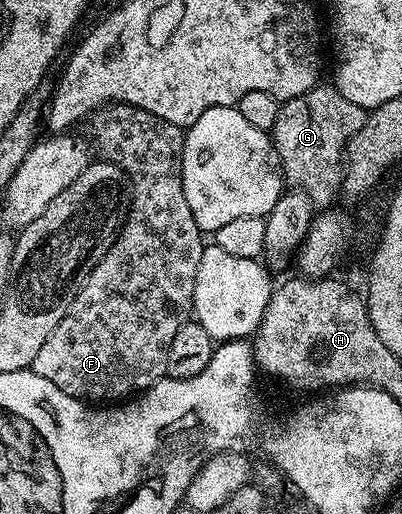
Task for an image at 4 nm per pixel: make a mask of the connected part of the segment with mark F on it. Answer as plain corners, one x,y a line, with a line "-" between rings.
117,102
94,111
90,115
90,122
91,138
95,141
96,148
99,149
98,157
104,162
117,164
127,174
127,181
131,183
131,204
127,211
127,219
123,221
123,226
119,229
114,244
109,248
109,252
105,252
101,261
92,266
89,276
77,292
73,304
69,304
69,312
65,312
61,324
57,324
57,328
53,328
53,332
49,332
49,336
45,339
45,344
41,344
37,356
33,356
33,364
29,369
37,376
45,376
45,380
49,380
49,384
57,384
57,388
61,388
61,392
65,392
69,396
84,399
91,404
111,404
116,400
130,399
132,396
148,390
153,383
168,377
169,344
173,344
173,336
177,336
177,328
181,328
192,313
191,297
197,280
197,268
201,264
205,239
199,235
200,219
193,216
193,212
189,208
189,200
185,200
185,188
183,187
184,131
180,127
169,124
169,120
161,120
161,116
153,116
153,112
145,112
141,108
127,106
123,102

